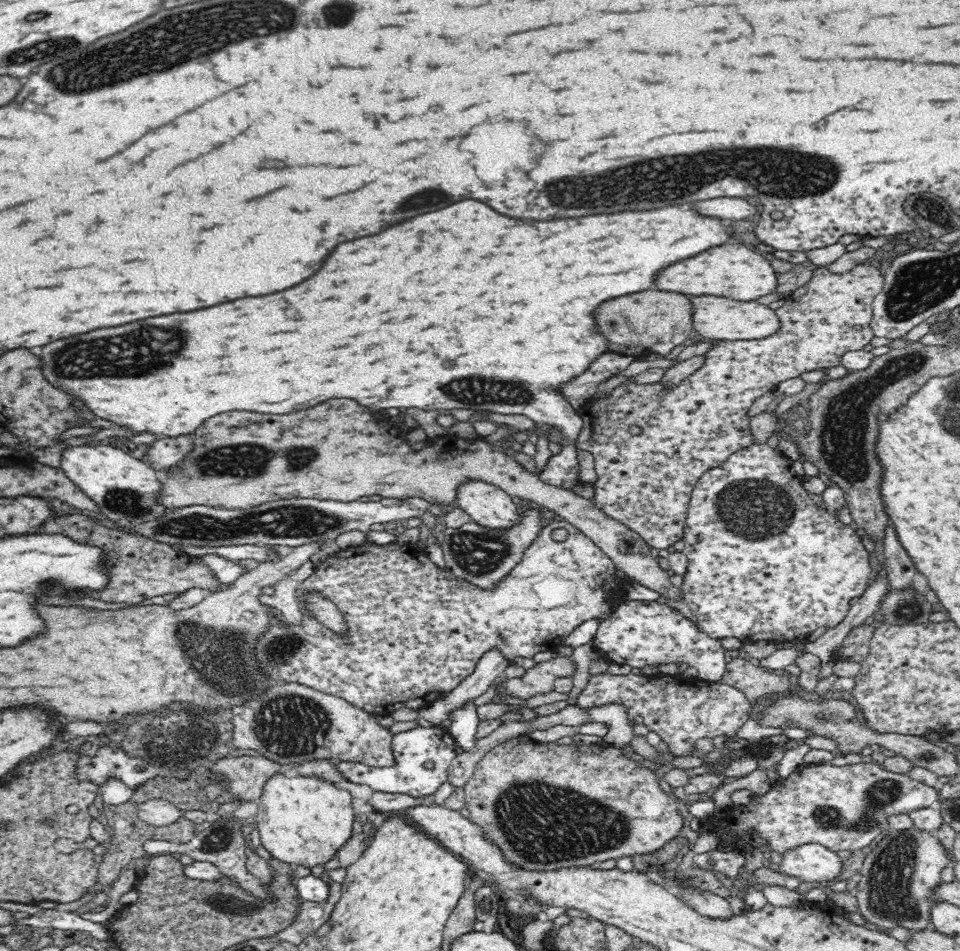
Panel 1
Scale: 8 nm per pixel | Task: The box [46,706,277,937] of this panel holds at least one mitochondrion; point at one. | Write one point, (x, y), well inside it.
(220, 837)

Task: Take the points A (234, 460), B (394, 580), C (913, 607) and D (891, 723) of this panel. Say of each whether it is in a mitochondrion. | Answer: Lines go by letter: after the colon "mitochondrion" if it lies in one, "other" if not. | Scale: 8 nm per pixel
A: mitochondrion
B: other
C: mitochondrion
D: other

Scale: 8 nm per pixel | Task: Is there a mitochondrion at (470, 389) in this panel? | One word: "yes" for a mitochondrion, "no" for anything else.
yes

